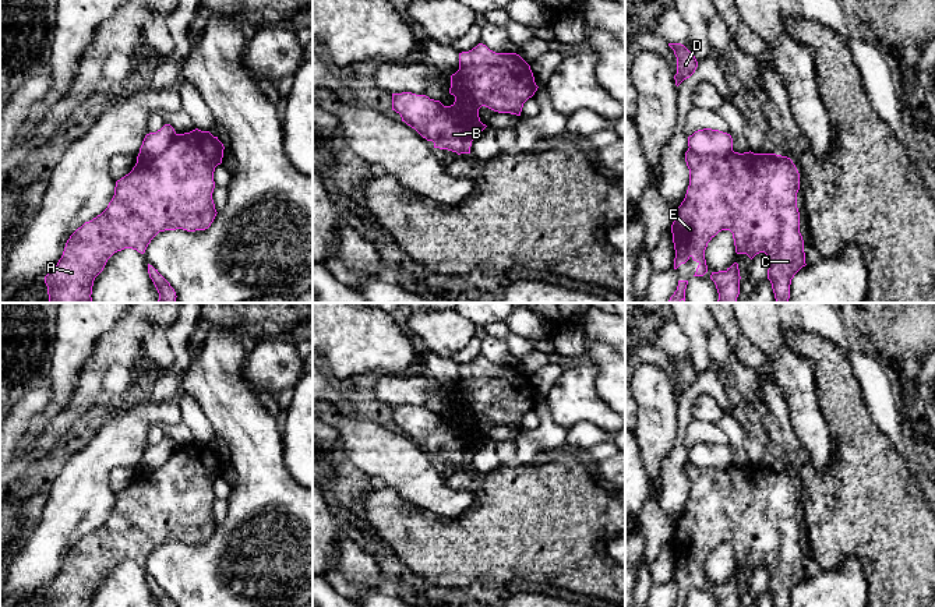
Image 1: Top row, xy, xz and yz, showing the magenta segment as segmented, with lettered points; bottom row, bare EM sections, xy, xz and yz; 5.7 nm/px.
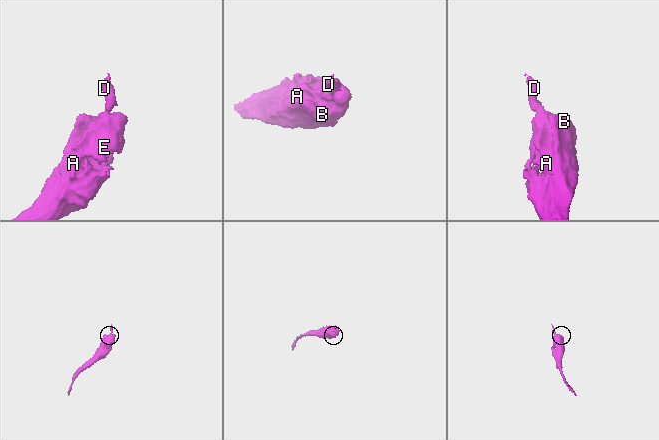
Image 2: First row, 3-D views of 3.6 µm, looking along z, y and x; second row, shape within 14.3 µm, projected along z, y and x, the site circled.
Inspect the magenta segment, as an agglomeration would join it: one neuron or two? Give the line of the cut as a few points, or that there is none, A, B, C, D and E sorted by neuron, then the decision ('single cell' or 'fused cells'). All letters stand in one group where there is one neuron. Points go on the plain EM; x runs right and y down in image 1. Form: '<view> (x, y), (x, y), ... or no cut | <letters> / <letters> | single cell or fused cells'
yz (690, 459), (699, 466), (729, 466), (733, 463) | A B C E / D | fused cells

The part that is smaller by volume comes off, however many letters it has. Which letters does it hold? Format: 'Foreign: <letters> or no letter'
Foreign: D

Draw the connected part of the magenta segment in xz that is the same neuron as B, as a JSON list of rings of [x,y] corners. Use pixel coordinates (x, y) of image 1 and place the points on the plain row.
[[[479,356],[469,364],[459,366],[459,382],[468,382],[470,398],[451,398],[449,406],[455,409],[451,419],[426,407],[412,405],[392,406],[392,423],[401,427],[402,434],[414,441],[423,451],[434,455],[434,460],[452,465],[470,466],[472,454],[487,440],[480,434],[479,421],[486,419],[498,426],[521,428],[523,416],[534,407],[534,395],[530,378],[516,366],[495,366]]]

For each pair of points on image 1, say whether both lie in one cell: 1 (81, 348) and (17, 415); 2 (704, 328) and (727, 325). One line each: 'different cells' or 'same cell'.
1: different cells
2: different cells

